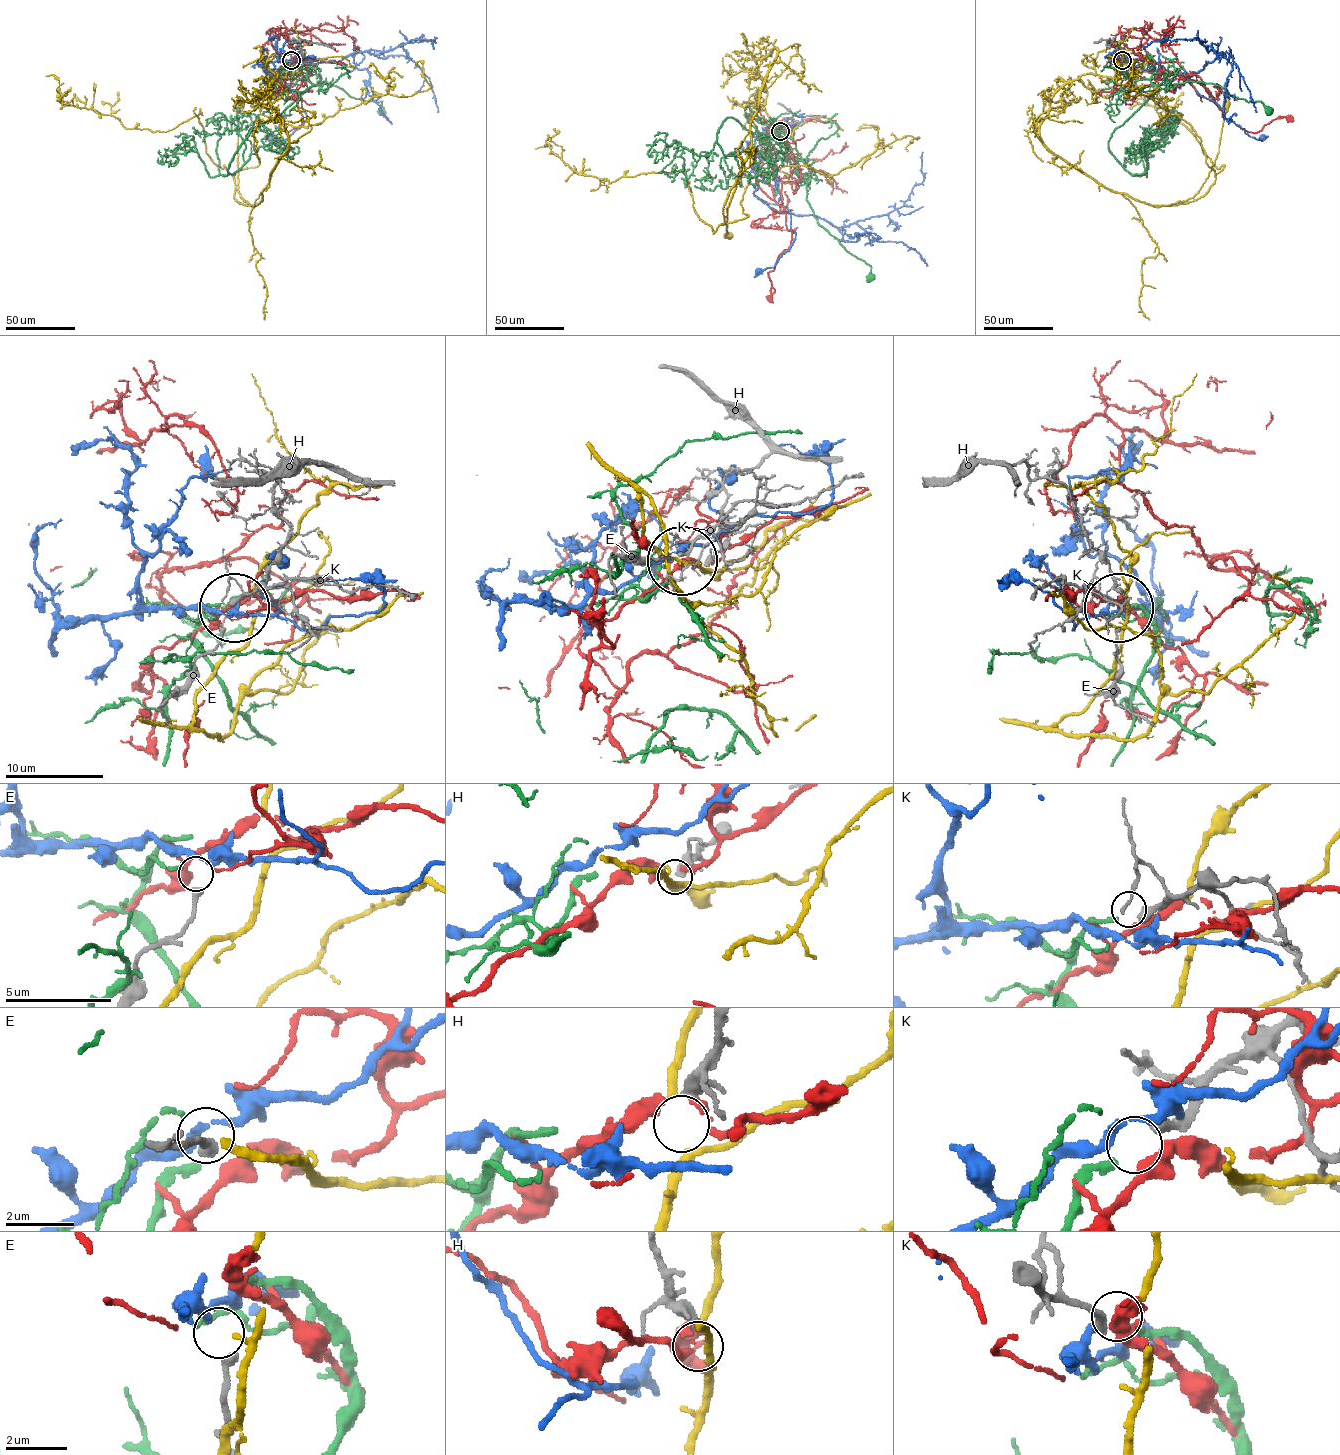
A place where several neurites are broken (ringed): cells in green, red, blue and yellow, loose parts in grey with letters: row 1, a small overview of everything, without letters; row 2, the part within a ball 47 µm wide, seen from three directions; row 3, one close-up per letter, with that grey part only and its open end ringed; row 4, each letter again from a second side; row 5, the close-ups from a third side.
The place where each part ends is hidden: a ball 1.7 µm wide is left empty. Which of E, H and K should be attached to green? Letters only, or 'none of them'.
K

